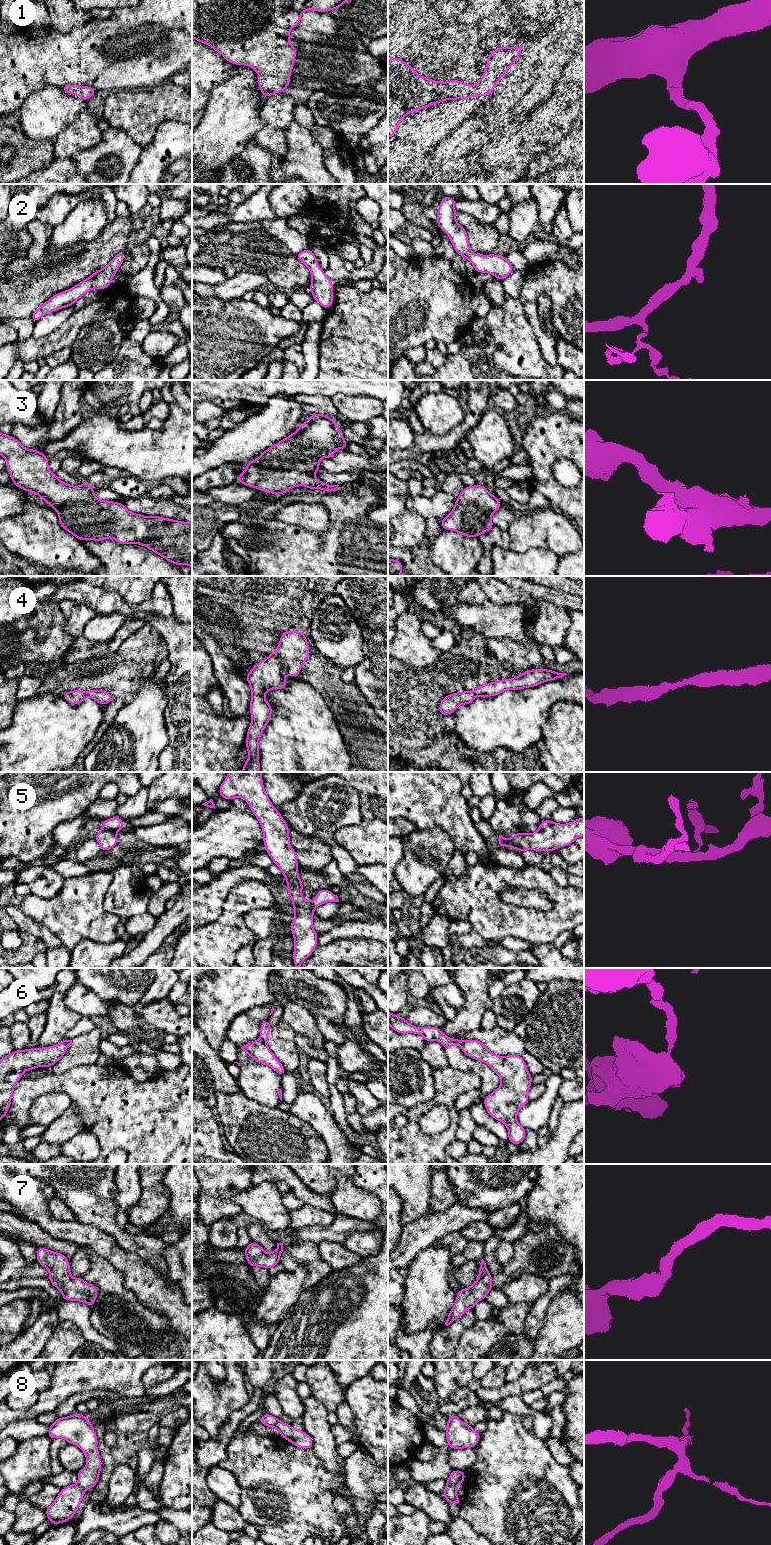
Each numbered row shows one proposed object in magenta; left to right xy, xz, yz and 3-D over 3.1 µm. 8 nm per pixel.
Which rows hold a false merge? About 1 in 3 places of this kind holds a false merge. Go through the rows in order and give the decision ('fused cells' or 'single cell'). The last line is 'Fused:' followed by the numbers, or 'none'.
1: single cell
2: single cell
3: single cell
4: single cell
5: single cell
6: fused cells
7: single cell
8: fused cells
Fused: 6, 8

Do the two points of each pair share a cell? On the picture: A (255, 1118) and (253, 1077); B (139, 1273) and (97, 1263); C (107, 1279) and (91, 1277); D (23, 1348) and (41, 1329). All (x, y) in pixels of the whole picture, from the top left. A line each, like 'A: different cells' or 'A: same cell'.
A: different cells
B: different cells
C: same cell
D: same cell

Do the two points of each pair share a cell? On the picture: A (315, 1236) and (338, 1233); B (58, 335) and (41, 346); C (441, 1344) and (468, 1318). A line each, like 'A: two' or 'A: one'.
A: one
B: one
C: one

